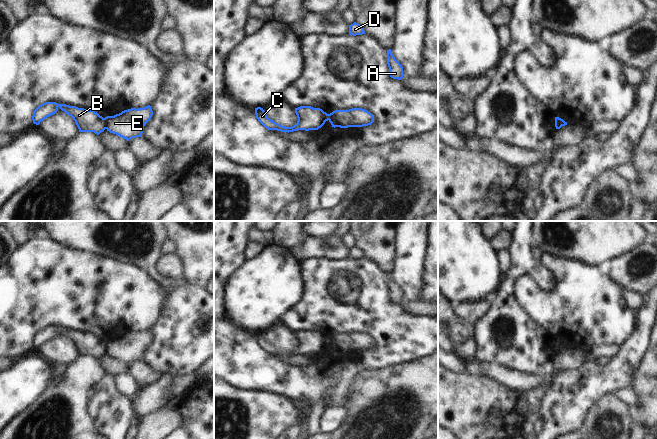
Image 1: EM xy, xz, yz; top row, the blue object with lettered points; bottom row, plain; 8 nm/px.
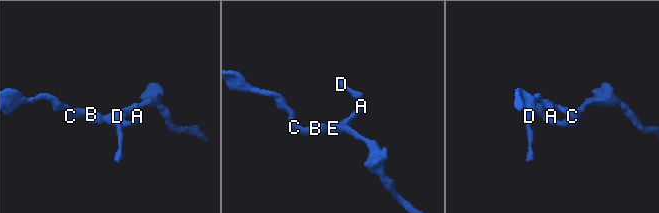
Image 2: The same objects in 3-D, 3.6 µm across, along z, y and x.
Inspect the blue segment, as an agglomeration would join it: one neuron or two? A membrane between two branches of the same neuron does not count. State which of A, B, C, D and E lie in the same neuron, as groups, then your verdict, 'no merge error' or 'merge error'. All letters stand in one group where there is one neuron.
A D E / B C; merge error

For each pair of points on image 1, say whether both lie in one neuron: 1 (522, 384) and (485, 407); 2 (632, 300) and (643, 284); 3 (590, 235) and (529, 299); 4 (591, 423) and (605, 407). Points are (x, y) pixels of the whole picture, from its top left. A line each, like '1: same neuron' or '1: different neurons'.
1: different neurons
2: different neurons
3: different neurons
4: same neuron

